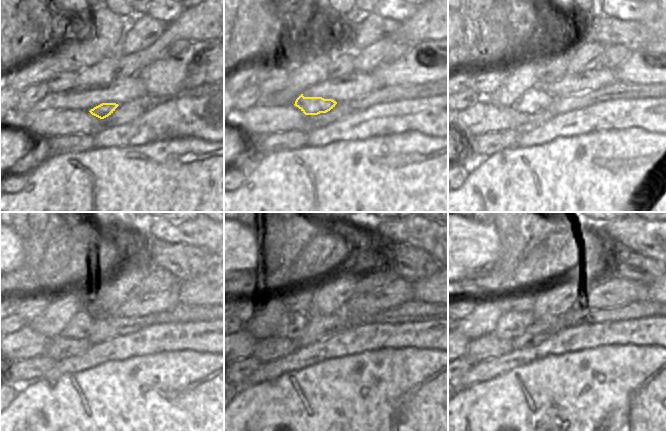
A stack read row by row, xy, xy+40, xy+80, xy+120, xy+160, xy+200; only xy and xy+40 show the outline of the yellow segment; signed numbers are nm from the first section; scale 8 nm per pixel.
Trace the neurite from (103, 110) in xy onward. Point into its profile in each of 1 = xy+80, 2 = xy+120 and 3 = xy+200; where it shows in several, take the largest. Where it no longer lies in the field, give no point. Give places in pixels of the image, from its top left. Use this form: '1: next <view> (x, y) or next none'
1: next xy+80 (535, 100)
2: next xy+120 (79, 327)
3: next xy+200 (511, 325)

